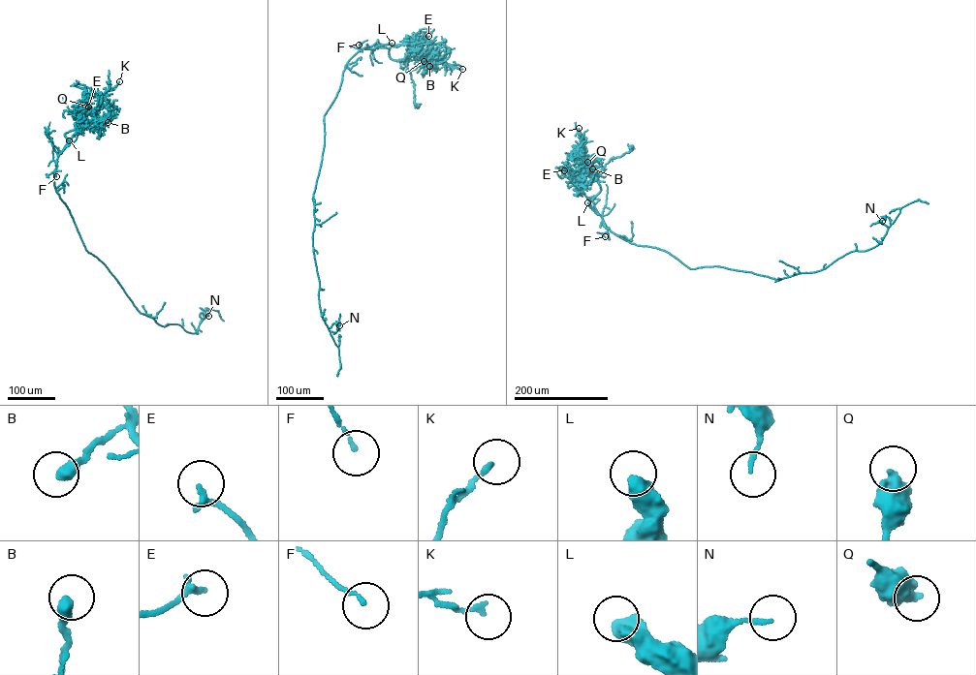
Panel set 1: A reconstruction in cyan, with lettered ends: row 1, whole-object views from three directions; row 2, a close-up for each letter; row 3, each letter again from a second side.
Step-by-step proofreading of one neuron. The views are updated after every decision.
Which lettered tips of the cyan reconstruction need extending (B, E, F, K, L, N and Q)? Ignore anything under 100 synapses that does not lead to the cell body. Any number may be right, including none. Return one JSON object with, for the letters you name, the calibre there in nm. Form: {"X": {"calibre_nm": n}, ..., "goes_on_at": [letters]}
{"goes_on_at": []}

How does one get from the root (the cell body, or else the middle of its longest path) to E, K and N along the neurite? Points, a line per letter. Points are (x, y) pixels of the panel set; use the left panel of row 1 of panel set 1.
E: (95, 110), (90, 114), (83, 110), (77, 120), (78, 124), (86, 127), (83, 112), (88, 107)
K: (95, 110), (90, 114), (83, 110), (77, 122), (89, 126), (103, 93), (119, 81)
N: (95, 110), (83, 110), (65, 135), (54, 174), (85, 249), (161, 325), (194, 333), (200, 313), (208, 316)

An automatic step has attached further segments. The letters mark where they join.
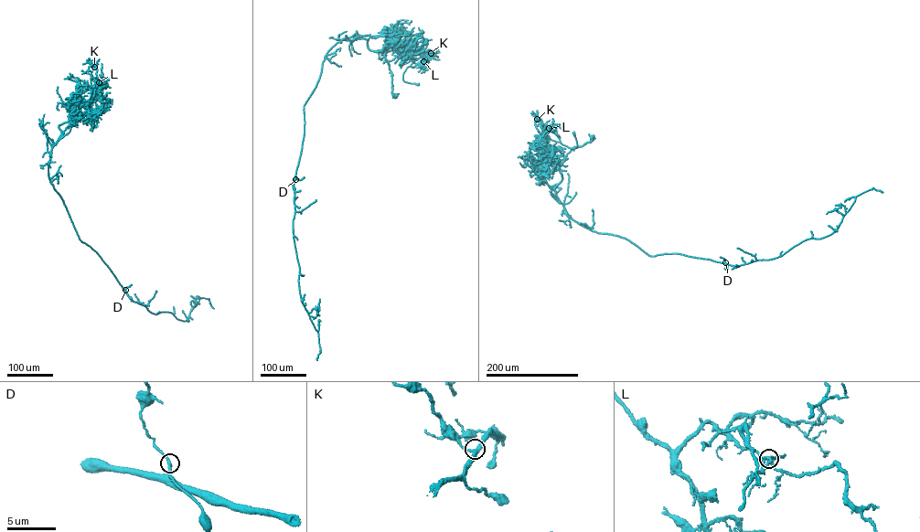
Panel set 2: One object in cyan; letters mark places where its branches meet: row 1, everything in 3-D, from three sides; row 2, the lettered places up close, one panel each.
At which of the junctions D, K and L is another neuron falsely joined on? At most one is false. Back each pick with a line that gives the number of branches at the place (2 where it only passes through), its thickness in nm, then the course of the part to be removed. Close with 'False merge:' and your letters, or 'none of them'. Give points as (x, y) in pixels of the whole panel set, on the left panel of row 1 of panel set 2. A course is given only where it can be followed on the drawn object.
L: 3 branches meet; 140 nm thick; foreign part runs (100, 82), (95, 82), (96, 98), (97, 69), (89, 62), (95, 62), (99, 58)
False merge: L

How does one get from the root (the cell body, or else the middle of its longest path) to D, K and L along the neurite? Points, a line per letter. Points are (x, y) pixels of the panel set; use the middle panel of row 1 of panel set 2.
D: (394, 95), (384, 52), (369, 48), (368, 38), (336, 43), (325, 56), (319, 79), (304, 105), (295, 179)
K: (394, 95), (391, 72), (382, 51), (385, 46), (397, 40), (416, 46), (422, 54), (428, 49), (431, 53)
L: (394, 95), (391, 91), (391, 72), (382, 51), (385, 46), (396, 40), (416, 46), (423, 61)

